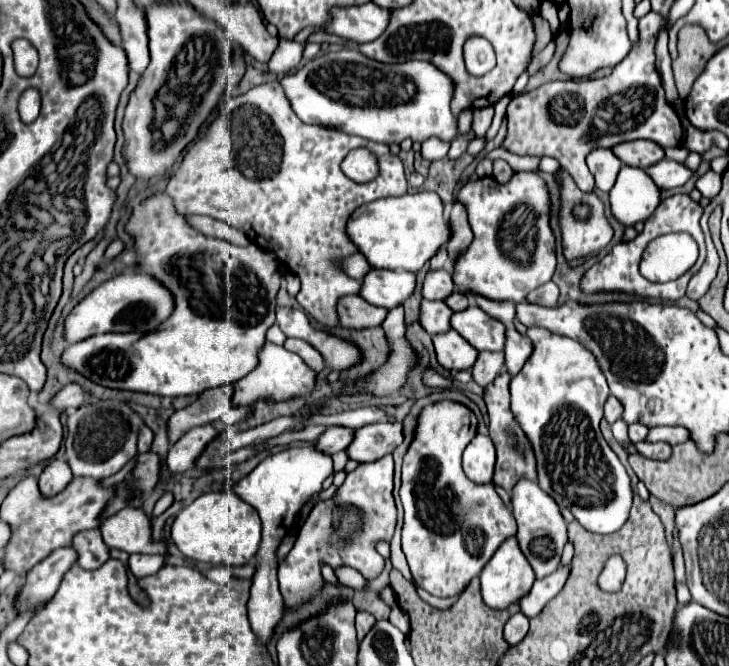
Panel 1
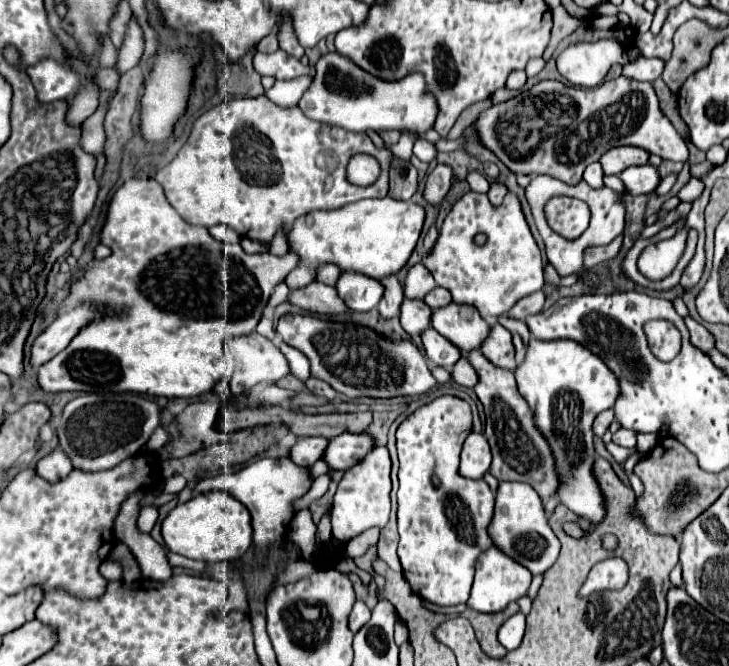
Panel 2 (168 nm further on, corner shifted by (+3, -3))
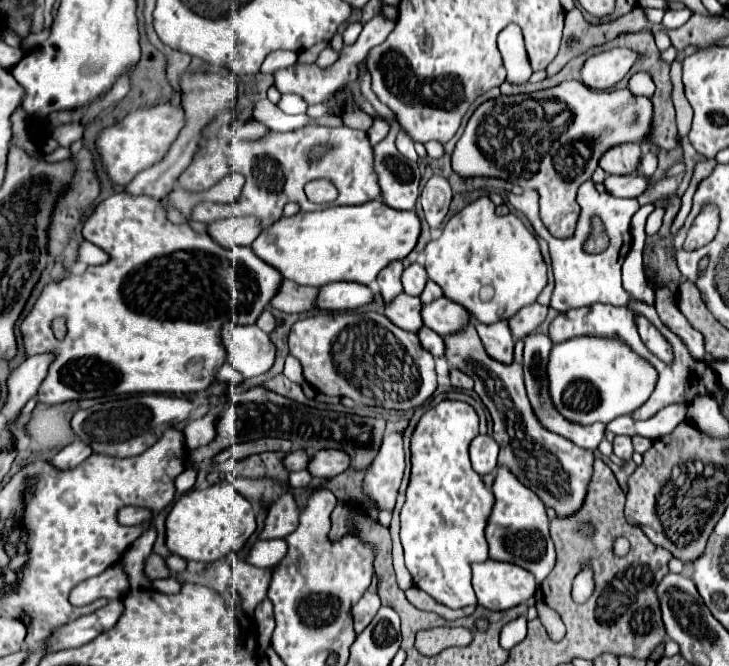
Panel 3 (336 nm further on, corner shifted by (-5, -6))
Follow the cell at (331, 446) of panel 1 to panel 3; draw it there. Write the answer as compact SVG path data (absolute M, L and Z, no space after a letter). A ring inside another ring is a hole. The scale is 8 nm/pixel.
M295 450L295 452L289 452L285 458L283 458L283 466L293 472L293 470L305 470L309 462L309 456L303 452L303 450Z

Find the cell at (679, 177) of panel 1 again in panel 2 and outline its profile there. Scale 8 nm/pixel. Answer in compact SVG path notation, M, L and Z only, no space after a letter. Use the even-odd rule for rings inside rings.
M649 163L639 165L639 167L629 167L619 177L625 183L627 193L631 193L631 195L653 193L661 183L661 175L659 175L657 167L653 167Z

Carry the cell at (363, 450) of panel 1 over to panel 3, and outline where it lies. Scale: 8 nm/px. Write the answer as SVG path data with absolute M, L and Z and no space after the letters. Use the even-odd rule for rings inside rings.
M319 450L311 456L307 470L315 478L333 478L349 468L349 456L341 450Z

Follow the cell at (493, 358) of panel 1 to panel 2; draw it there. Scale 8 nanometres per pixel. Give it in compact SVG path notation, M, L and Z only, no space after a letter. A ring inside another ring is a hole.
M465 357L455 363L451 375L453 375L453 381L455 381L455 383L459 383L459 385L463 385L463 387L469 387L469 389L475 387L477 381L479 381L477 371L473 369L473 365L469 365L469 359L465 359Z

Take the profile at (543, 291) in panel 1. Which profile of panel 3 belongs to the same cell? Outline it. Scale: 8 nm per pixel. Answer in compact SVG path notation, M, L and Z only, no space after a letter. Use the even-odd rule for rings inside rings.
M529 304L525 308L521 308L515 316L511 316L507 322L509 322L509 328L511 328L511 334L515 338L525 338L529 336L531 332L535 332L535 328L547 318L547 306L541 306L541 304Z

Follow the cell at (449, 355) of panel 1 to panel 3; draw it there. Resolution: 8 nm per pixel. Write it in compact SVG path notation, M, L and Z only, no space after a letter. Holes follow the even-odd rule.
M423 326L423 328L419 328L417 338L419 338L421 346L423 346L427 352L431 352L435 358L445 356L445 344L443 344L443 338L437 336L433 330L429 330L429 328Z

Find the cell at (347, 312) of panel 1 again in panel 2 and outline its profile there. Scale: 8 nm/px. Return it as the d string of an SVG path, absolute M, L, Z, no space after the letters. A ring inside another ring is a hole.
M309 283L303 289L297 289L291 293L289 301L305 311L313 311L319 315L339 315L339 313L347 313L349 307L341 301L341 297L337 297L337 289L323 285L323 283Z

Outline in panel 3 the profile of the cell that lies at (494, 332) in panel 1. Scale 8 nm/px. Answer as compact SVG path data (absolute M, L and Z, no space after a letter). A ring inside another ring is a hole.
M439 298L439 300L433 300L431 304L421 306L421 320L433 332L437 332L439 336L445 336L445 334L463 330L471 318L469 318L469 312L465 312L465 308L461 308L453 300Z

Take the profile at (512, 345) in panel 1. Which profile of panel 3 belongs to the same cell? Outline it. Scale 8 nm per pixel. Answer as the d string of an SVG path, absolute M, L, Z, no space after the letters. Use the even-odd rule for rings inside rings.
M499 320L497 324L475 324L475 328L489 356L503 364L513 362L513 338L507 322Z

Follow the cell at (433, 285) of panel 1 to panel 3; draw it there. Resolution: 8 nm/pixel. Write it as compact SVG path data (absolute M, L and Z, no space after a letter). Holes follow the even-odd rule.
M411 264L403 270L401 274L401 284L403 284L403 292L409 294L409 296L419 296L425 288L425 282L427 282L427 272L421 264Z

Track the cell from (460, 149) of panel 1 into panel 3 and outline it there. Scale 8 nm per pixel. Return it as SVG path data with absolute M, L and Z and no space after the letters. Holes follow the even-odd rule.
M431 176L425 184L419 202L425 212L425 220L431 228L439 226L451 204L451 186L443 176Z

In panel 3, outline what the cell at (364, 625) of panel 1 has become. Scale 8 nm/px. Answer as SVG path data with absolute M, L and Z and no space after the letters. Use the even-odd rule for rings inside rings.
M365 592L363 598L353 606L353 620L355 620L355 632L357 634L373 620L379 606L381 606L381 600L379 600L377 592Z

